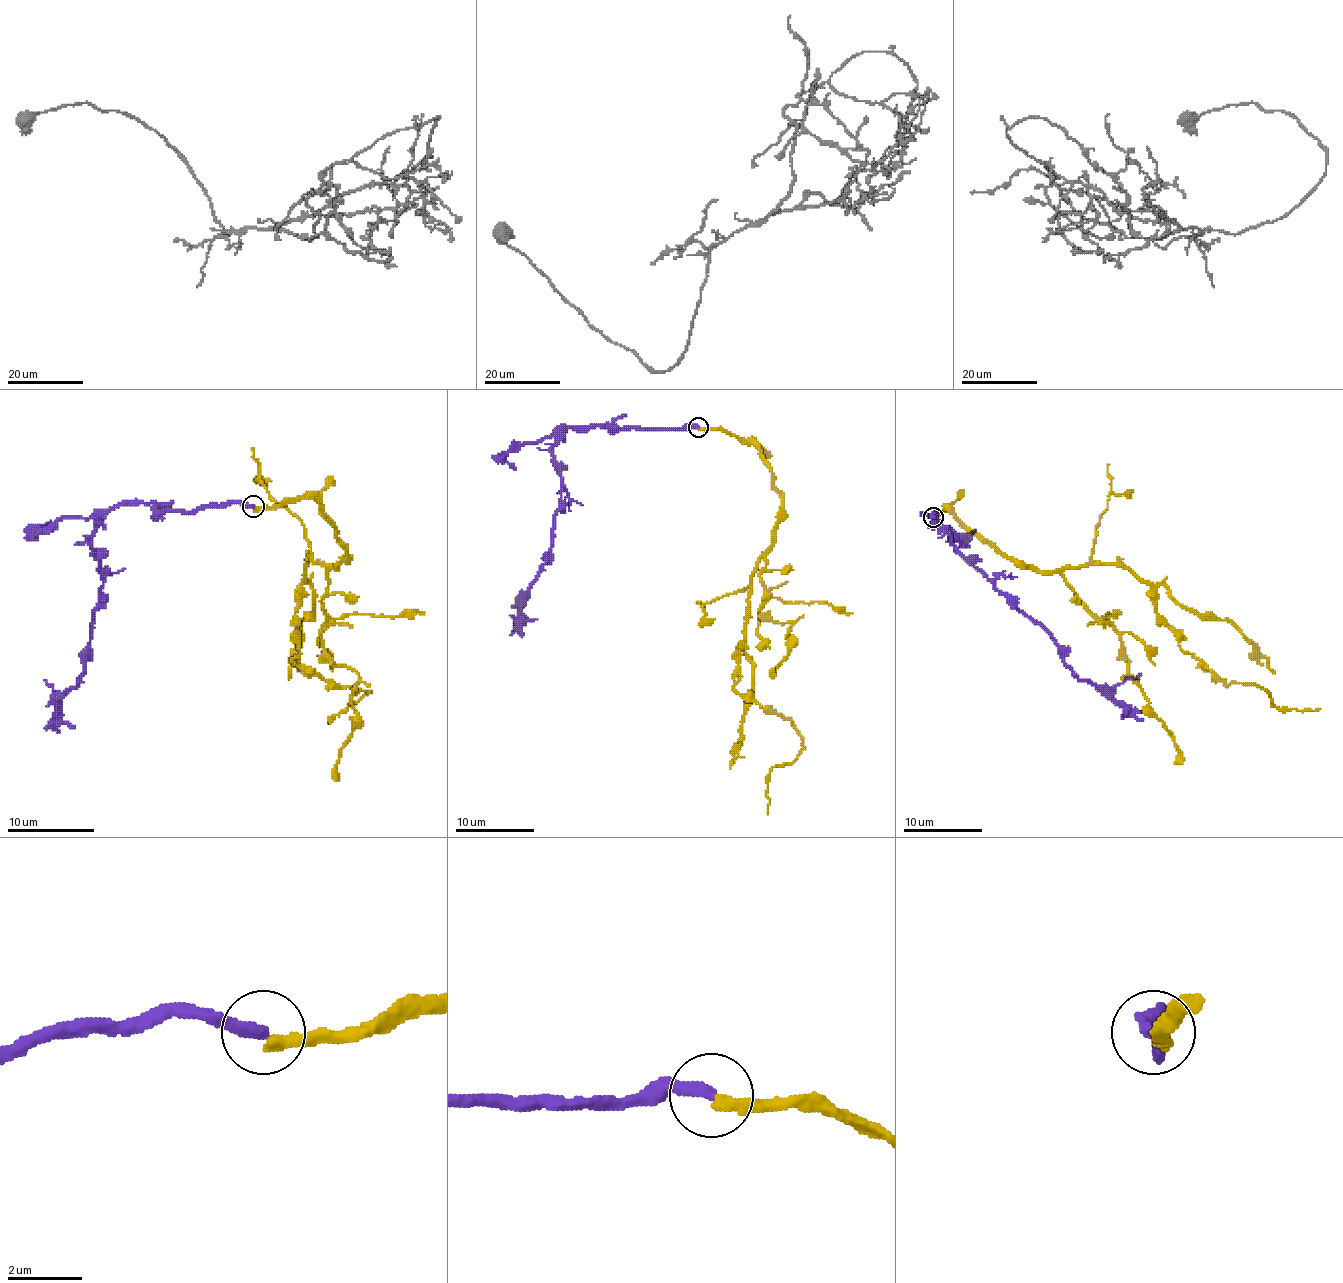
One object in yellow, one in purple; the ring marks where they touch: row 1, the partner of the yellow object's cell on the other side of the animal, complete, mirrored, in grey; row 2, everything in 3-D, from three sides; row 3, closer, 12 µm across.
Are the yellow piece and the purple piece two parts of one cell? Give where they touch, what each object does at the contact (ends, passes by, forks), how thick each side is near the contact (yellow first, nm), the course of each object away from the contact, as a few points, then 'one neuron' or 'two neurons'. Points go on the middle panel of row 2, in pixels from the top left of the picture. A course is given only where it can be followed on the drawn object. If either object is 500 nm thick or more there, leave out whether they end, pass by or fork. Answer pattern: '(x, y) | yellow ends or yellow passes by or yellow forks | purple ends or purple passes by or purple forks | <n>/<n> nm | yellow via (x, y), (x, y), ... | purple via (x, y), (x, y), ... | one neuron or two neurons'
(698, 427) | yellow ends | purple ends | 320/320 nm | yellow via (699, 428), (752, 442), (781, 495), (734, 688), (803, 741), (770, 773), (768, 814) | purple via (699, 428), (580, 426), (561, 436), (553, 447), (561, 509), (555, 514), (547, 562), (519, 611), (521, 637) | two neurons

